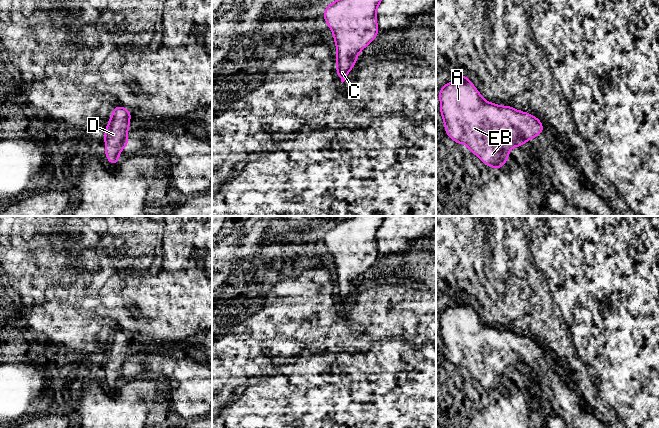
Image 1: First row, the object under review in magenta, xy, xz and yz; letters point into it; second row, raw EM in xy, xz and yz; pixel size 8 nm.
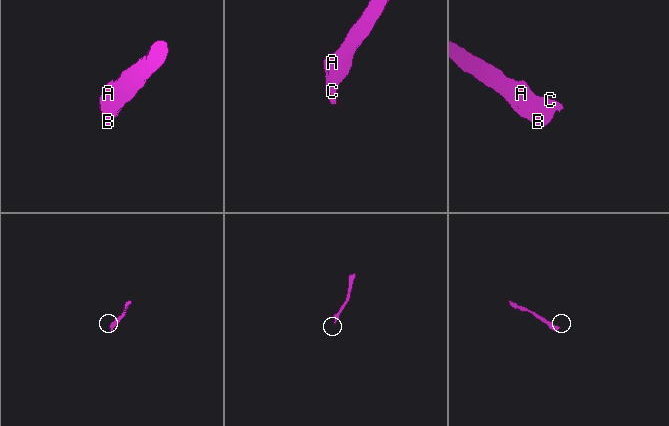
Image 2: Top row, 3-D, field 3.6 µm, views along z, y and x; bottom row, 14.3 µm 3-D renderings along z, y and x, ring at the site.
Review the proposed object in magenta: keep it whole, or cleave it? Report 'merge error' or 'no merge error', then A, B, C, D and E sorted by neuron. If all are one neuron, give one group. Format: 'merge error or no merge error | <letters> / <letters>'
no merge error | A B C D E

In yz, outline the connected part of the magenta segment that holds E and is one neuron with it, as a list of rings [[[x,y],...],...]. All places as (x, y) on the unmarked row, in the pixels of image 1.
[[[466,299],[441,311],[439,316],[440,336],[444,344],[447,359],[457,368],[463,367],[478,380],[483,387],[495,394],[507,386],[510,374],[521,371],[543,357],[543,349],[533,339],[517,335],[511,330],[499,330],[487,326]]]

